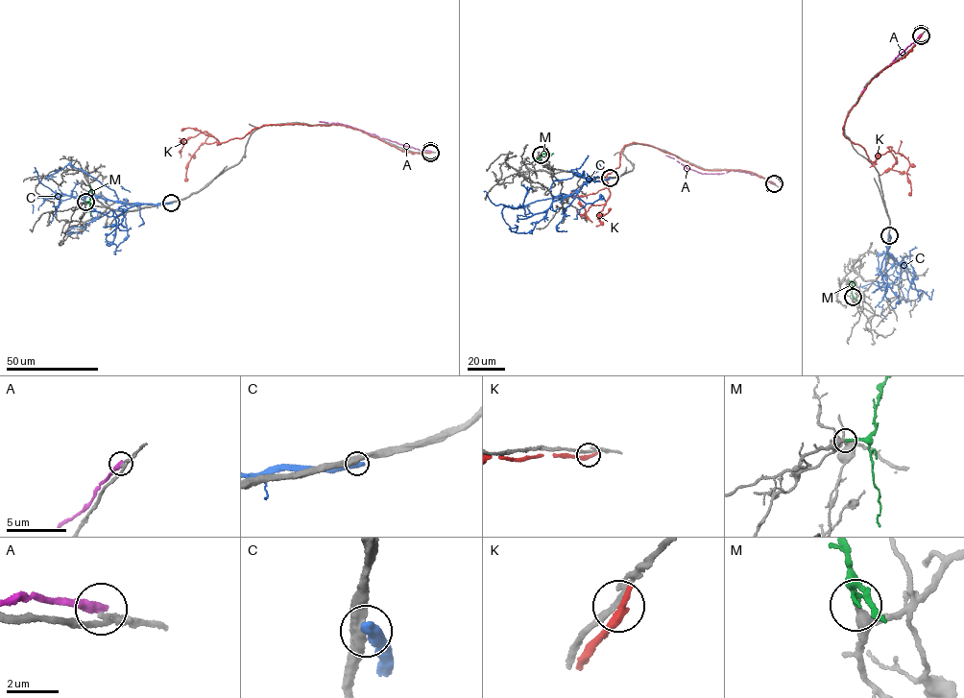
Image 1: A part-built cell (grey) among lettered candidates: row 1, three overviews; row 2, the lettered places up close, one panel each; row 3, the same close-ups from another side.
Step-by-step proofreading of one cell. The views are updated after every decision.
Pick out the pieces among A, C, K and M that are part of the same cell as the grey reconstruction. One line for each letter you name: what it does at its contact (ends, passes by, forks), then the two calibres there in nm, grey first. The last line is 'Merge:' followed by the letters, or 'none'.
M: it ends; calibres 260 and 200 nm
Merge: M

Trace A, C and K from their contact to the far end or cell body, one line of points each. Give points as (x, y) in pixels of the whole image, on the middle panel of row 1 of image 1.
A: (773, 184), (746, 172), (731, 170), (720, 174), (703, 174), (666, 155)
C: (610, 178), (587, 180), (574, 192), (528, 217), (523, 207), (496, 205), (487, 192), (487, 196)
K: (774, 183), (745, 170), (697, 167), (633, 142), (607, 174), (606, 202), (584, 213), (584, 208), (591, 223)

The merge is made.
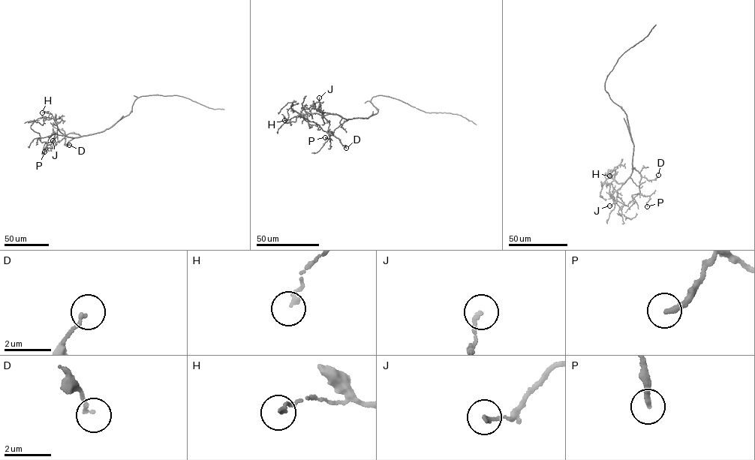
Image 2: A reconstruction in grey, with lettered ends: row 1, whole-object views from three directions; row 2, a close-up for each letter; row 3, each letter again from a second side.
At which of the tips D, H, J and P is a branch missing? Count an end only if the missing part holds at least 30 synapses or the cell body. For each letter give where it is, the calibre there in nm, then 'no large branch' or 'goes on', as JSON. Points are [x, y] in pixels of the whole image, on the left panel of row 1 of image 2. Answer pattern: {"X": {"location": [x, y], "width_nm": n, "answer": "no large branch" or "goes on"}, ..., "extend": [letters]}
{"D": {"location": [69, 145], "width_nm": 130, "answer": "no large branch"}, "H": {"location": [42, 112], "width_nm": 150, "answer": "no large branch"}, "J": {"location": [52, 140], "width_nm": 130, "answer": "no large branch"}, "P": {"location": [44, 151], "width_nm": 240, "answer": "no large branch"}, "extend": []}

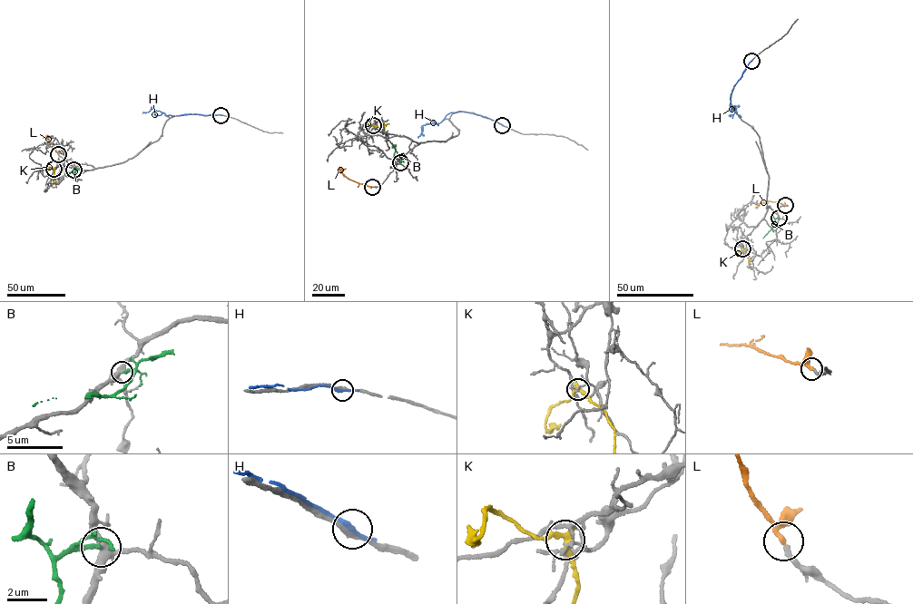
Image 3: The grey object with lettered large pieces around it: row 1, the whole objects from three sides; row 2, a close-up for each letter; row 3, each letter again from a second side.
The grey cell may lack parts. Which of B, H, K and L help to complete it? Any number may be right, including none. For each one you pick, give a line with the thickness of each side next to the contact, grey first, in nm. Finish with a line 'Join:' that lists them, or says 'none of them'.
L: 220/190 nm
Join: L

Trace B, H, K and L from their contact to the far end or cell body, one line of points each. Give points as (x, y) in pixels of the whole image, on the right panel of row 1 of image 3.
B: (778, 218), (762, 238)
H: (751, 61), (730, 97), (730, 106), (734, 105), (731, 110), (741, 117)
K: (742, 248), (750, 264)
L: (785, 205), (769, 200), (759, 205)

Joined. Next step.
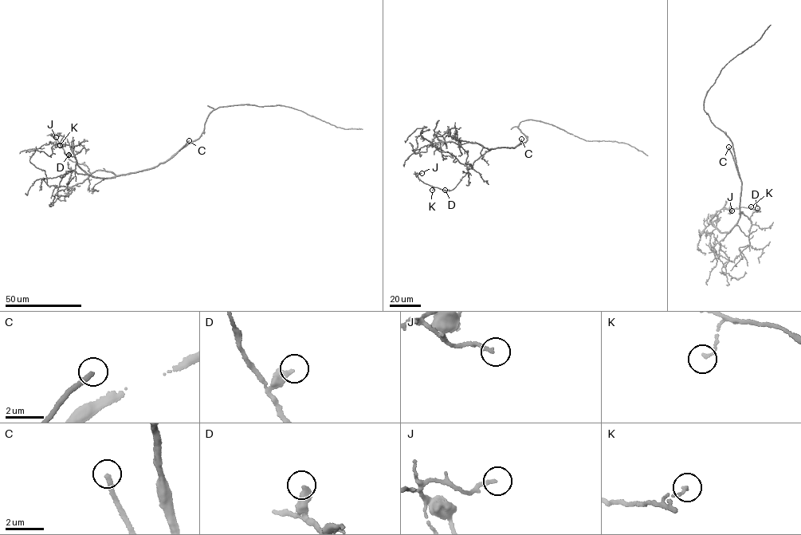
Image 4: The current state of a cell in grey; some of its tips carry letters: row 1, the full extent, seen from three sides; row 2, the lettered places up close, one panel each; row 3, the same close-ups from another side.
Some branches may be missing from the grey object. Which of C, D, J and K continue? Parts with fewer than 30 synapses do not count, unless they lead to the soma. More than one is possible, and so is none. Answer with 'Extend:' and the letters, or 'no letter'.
Extend: C

